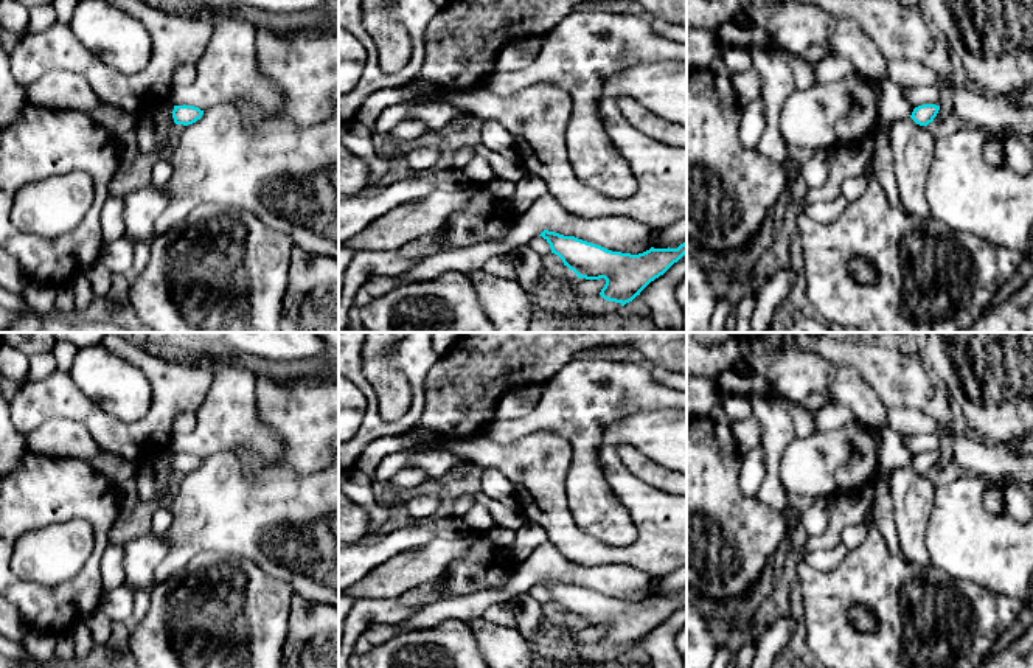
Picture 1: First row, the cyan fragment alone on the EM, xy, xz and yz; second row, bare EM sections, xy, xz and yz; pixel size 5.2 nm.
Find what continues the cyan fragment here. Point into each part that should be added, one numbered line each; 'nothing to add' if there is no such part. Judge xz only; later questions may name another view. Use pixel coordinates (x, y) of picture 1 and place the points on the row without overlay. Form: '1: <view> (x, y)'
nothing to add

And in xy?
nothing to add

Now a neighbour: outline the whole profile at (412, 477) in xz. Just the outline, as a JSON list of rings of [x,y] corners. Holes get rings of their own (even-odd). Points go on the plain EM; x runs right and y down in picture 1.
[[[410,468],[410,469],[404,469],[401,471],[391,482],[390,482],[390,488],[401,492],[404,489],[410,489],[415,486],[419,486],[421,483],[424,483],[427,480],[427,474],[423,469],[418,468]]]

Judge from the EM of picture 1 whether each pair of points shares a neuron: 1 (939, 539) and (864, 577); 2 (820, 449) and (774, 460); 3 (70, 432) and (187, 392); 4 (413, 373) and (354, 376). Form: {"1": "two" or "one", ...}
{"1": "two", "2": "two", "3": "two", "4": "one"}

